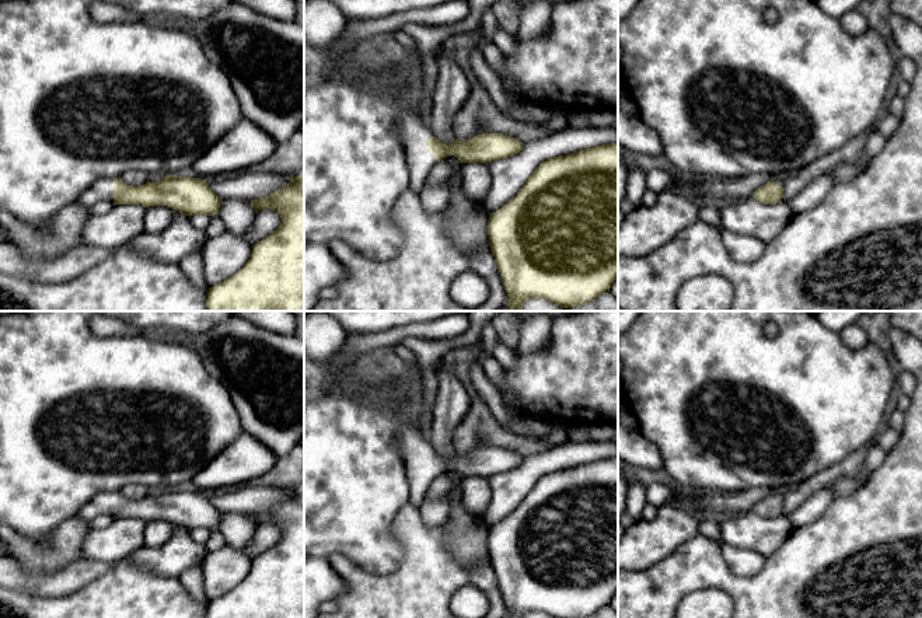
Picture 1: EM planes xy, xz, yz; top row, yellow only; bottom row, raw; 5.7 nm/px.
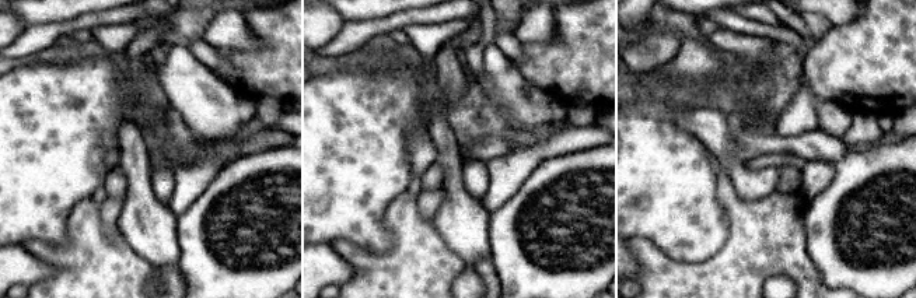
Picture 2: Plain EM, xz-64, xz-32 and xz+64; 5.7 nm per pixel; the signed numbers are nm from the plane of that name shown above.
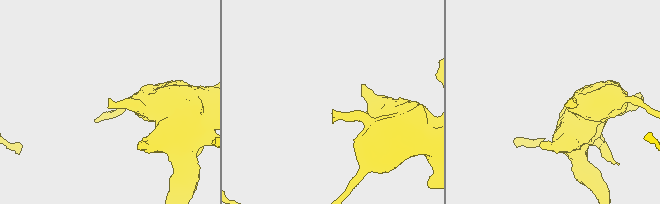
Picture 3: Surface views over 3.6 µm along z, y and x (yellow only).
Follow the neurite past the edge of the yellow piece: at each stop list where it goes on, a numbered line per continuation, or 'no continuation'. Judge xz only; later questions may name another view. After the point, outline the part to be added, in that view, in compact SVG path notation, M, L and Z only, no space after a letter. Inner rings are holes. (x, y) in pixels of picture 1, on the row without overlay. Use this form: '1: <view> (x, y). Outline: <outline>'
1: xz (412, 447). Outline: M409 426L397 434L397 451L405 465L409 483L409 502L419 507L437 478L433 467L427 465L427 454L433 446L422 436L418 427Z

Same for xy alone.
1: xy (102, 503). Outline: M101 492L91 497L77 513L77 517L90 524L99 514L113 519L113 492Z

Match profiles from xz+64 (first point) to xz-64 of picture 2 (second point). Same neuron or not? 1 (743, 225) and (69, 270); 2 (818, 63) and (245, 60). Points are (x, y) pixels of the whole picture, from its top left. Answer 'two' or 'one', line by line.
1: one
2: one

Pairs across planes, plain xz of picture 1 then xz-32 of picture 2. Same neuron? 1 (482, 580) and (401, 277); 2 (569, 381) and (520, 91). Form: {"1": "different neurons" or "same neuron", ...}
{"1": "same neuron", "2": "different neurons"}

